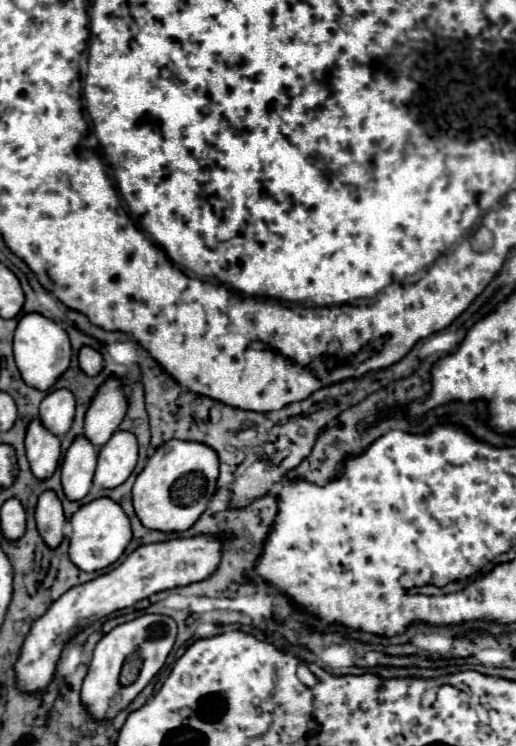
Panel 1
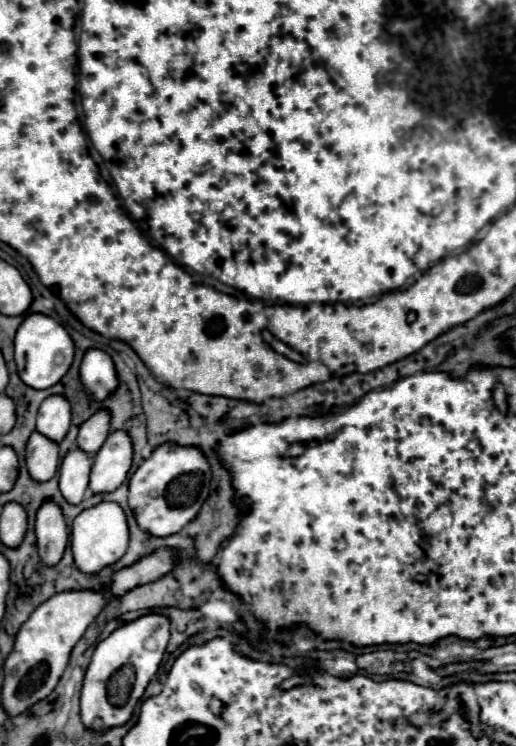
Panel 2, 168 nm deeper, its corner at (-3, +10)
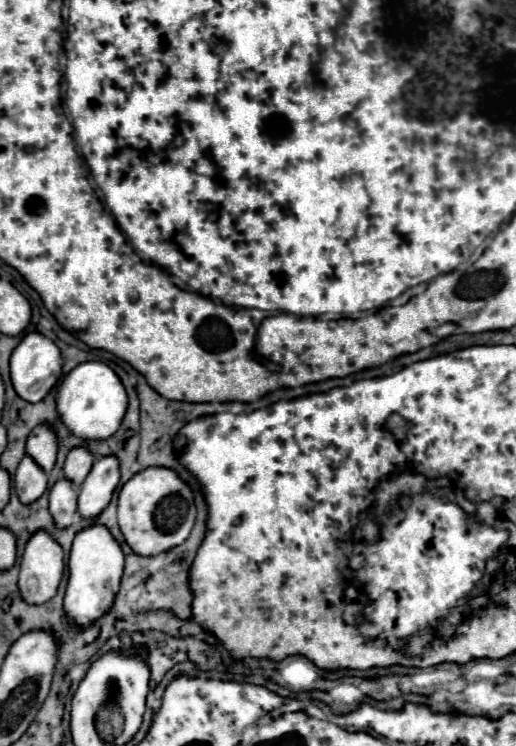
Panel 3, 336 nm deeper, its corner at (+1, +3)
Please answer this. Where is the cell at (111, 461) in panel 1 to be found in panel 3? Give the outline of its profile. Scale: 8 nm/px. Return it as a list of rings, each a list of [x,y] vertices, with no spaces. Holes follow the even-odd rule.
[[[100,457],[78,493],[78,513],[86,519],[98,517],[110,503],[112,493],[120,481],[120,467],[116,457]]]

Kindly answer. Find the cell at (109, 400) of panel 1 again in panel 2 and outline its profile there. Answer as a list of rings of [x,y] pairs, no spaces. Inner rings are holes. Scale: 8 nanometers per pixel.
[[[98,410],[94,412],[82,426],[80,426],[80,434],[78,434],[78,446],[88,452],[88,454],[96,454],[106,436],[110,434],[110,418],[112,414],[108,410]]]

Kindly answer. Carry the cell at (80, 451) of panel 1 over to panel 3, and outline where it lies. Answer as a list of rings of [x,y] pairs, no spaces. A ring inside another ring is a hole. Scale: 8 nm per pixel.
[[[60,479],[50,489],[50,515],[54,517],[54,525],[58,529],[66,529],[72,525],[72,517],[76,513],[76,501],[78,501],[78,489],[66,481]]]

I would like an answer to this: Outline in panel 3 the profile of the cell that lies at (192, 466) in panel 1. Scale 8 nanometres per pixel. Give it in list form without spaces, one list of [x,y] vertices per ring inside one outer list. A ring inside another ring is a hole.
[[[148,467],[136,473],[118,493],[118,525],[128,547],[142,557],[152,557],[188,539],[196,517],[190,487],[166,467]]]

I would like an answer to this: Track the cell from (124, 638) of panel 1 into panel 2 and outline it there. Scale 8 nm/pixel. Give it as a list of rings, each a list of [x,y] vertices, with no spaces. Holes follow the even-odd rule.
[[[146,614],[140,616],[120,628],[116,628],[108,638],[104,638],[90,660],[90,666],[86,670],[86,678],[84,678],[84,686],[82,686],[82,694],[80,694],[80,714],[82,714],[82,722],[84,724],[92,724],[92,730],[106,730],[110,726],[122,726],[134,712],[136,702],[140,700],[140,696],[144,694],[148,682],[152,680],[152,676],[158,672],[160,660],[164,656],[164,650],[168,646],[170,640],[170,624],[168,618],[164,614]],[[124,664],[132,664],[136,670],[136,680],[134,680],[134,688],[130,692],[130,698],[124,706],[114,706],[108,700],[108,692],[106,692],[106,684],[108,678],[112,676],[114,670],[118,670]]]

